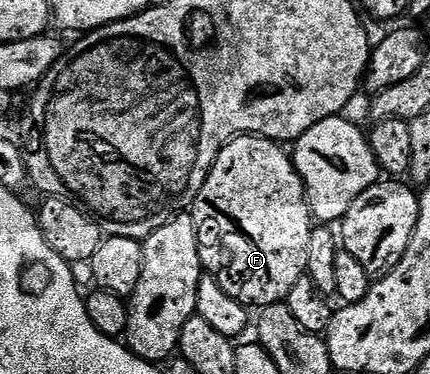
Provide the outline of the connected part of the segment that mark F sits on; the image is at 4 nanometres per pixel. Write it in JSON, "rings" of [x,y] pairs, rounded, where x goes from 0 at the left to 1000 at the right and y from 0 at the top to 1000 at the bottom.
{"rings":[[[567,361],[542,369],[505,414],[505,425],[495,436],[495,447],[467,500],[467,511],[453,524],[451,540],[440,559],[444,580],[453,588],[453,604],[458,607],[463,679],[467,682],[467,703],[472,706],[474,722],[479,722],[488,738],[500,741],[505,757],[514,757],[519,775],[533,789],[542,789],[542,799],[551,799],[560,813],[577,821],[647,816],[665,807],[672,778],[681,778],[681,757],[691,757],[709,738],[714,706],[719,703],[719,628],[728,610],[723,545],[714,540],[714,513],[705,497],[700,468],[686,452],[679,412],[670,406],[670,401],[665,409],[658,398],[665,396],[660,396],[651,380],[630,377],[621,366]]]}

